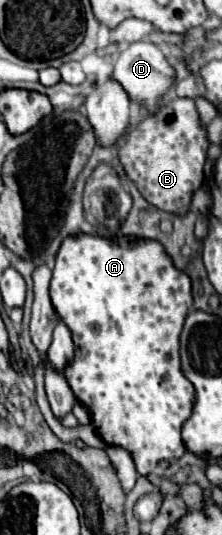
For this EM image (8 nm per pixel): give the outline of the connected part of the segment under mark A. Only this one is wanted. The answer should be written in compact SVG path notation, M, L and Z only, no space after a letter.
M77 234L67 236L59 246L51 278L51 302L69 326L75 344L75 358L63 374L75 398L89 410L97 436L109 446L129 450L141 476L155 472L161 460L179 460L185 454L181 426L193 410L193 384L185 380L179 366L179 334L193 306L189 276L173 266L157 240L121 236L113 242Z

